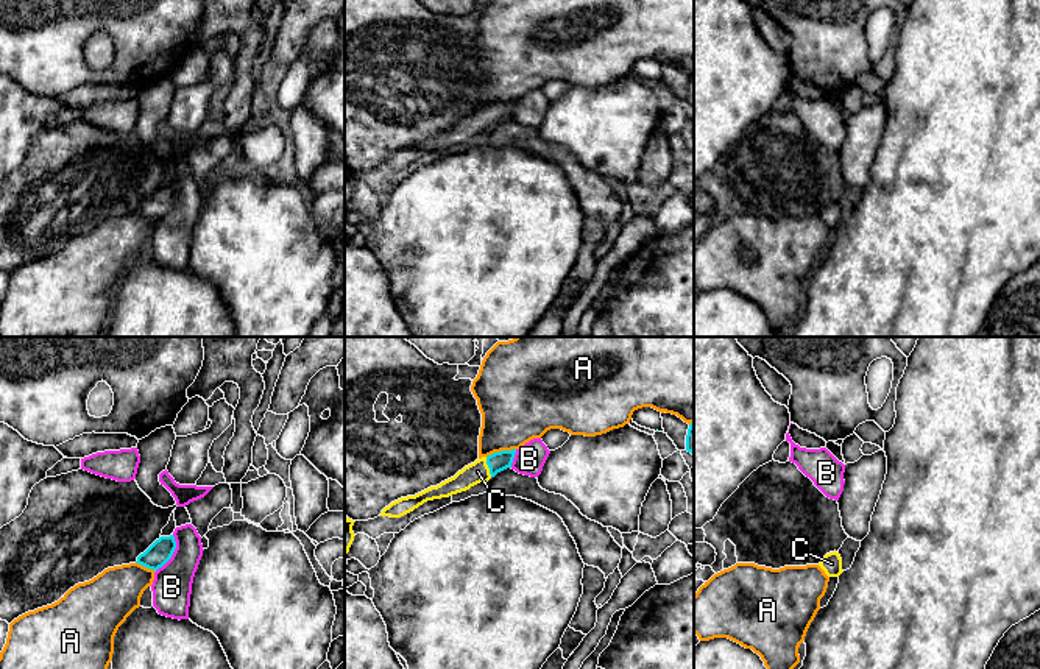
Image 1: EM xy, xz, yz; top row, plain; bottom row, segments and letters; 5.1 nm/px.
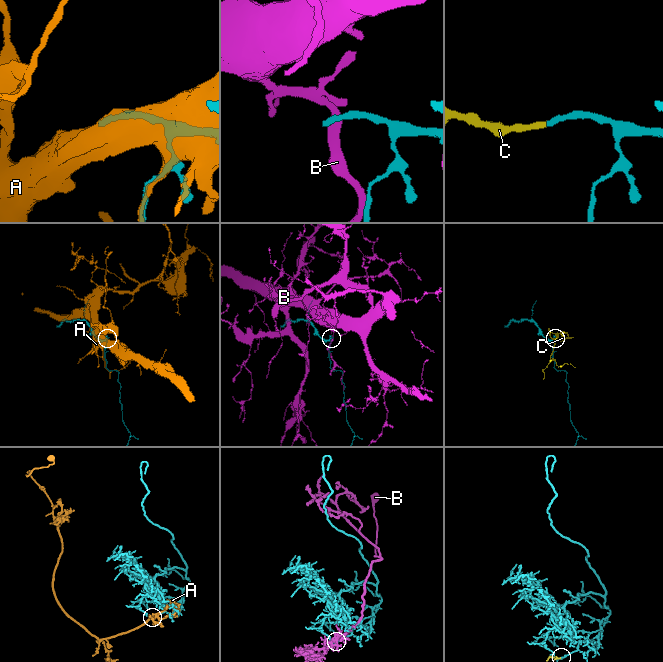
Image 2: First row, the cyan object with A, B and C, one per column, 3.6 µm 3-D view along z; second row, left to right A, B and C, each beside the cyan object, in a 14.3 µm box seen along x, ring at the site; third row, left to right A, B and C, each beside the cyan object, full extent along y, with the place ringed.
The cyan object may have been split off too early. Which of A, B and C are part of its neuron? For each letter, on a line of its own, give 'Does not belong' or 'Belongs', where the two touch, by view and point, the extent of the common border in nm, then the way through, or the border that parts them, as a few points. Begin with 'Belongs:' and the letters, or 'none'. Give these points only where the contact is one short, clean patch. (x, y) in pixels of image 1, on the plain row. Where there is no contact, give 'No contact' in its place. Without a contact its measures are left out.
Belongs: C
A: Does not belong. Touches cyan at xz (501, 102). Shared border 160 nm
B: Does not belong. Touches cyan at xy (172, 205). Shared border 220 nm
C: Belongs. Touches cyan at xz (488, 117). Shared border 110 nm. Path across: xz (496, 113), (488, 117), (477, 122)

